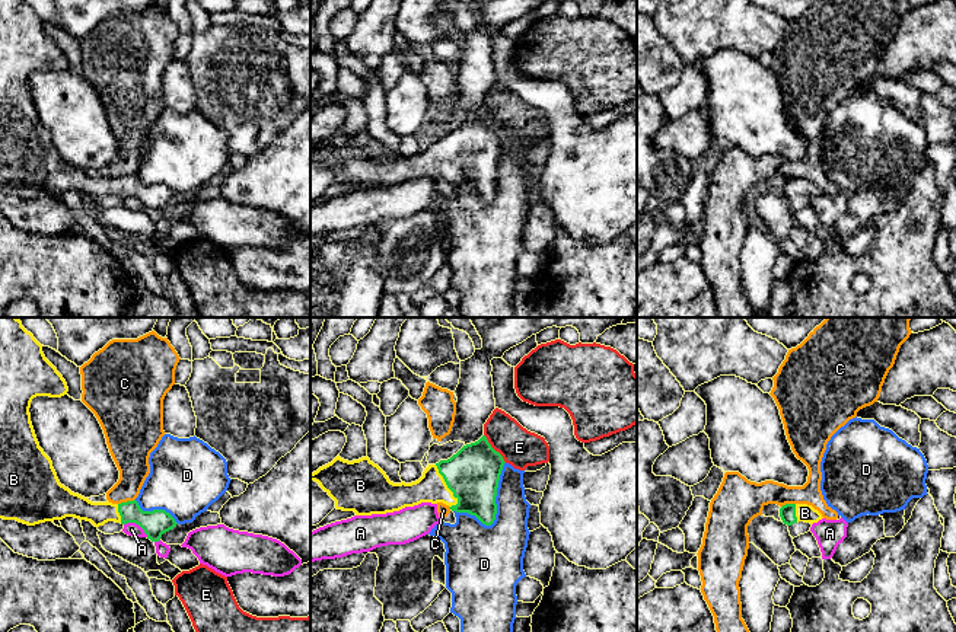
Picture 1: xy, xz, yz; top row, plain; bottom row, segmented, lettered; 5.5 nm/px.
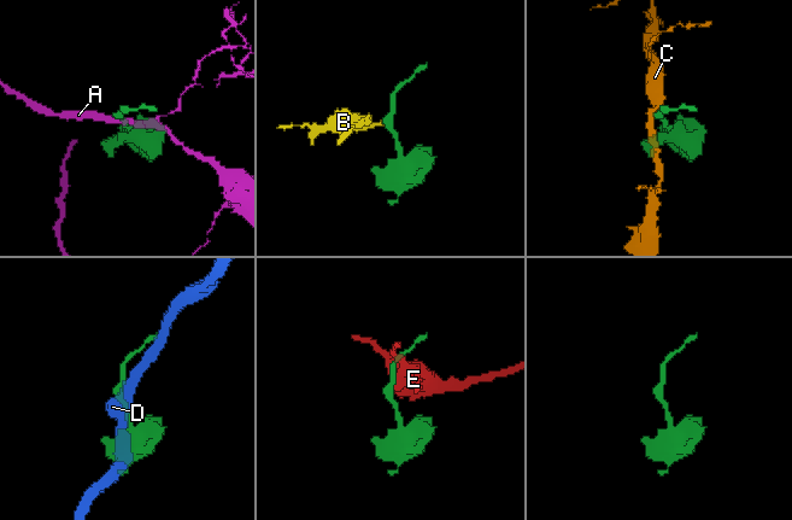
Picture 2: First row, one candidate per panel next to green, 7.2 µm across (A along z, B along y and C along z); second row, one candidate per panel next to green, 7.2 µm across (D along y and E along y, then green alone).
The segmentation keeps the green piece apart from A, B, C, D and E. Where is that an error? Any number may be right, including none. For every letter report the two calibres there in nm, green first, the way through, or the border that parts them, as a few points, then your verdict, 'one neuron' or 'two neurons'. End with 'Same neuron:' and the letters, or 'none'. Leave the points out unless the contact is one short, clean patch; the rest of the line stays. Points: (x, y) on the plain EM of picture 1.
A: calibres 150 and 80 nm; border xy (124, 197), (136, 197), (147, 210); two neurons
B: calibres 300 and 160 nm; way xz (472, 147), (464, 156), (446, 158), (437, 158), (432, 162); one neuron
C: calibres 150 and 190 nm; border xy (134, 172), (118, 178); two neurons
D: calibres 300 and 360 nm; two neurons
E: calibres 300 and 220 nm; two neurons
Same neuron: B

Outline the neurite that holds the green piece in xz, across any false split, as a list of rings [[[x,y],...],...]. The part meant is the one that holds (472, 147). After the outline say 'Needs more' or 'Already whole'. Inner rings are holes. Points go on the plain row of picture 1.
[[[482,109],[478,115],[463,119],[456,128],[436,138],[428,138],[423,150],[411,157],[393,157],[386,147],[367,130],[358,134],[344,134],[337,130],[331,137],[310,147],[310,154],[335,175],[335,182],[354,185],[356,189],[386,188],[414,181],[421,176],[443,176],[452,185],[475,189],[482,198],[491,200],[497,188],[497,162],[504,140],[503,130]]]. Needs more

